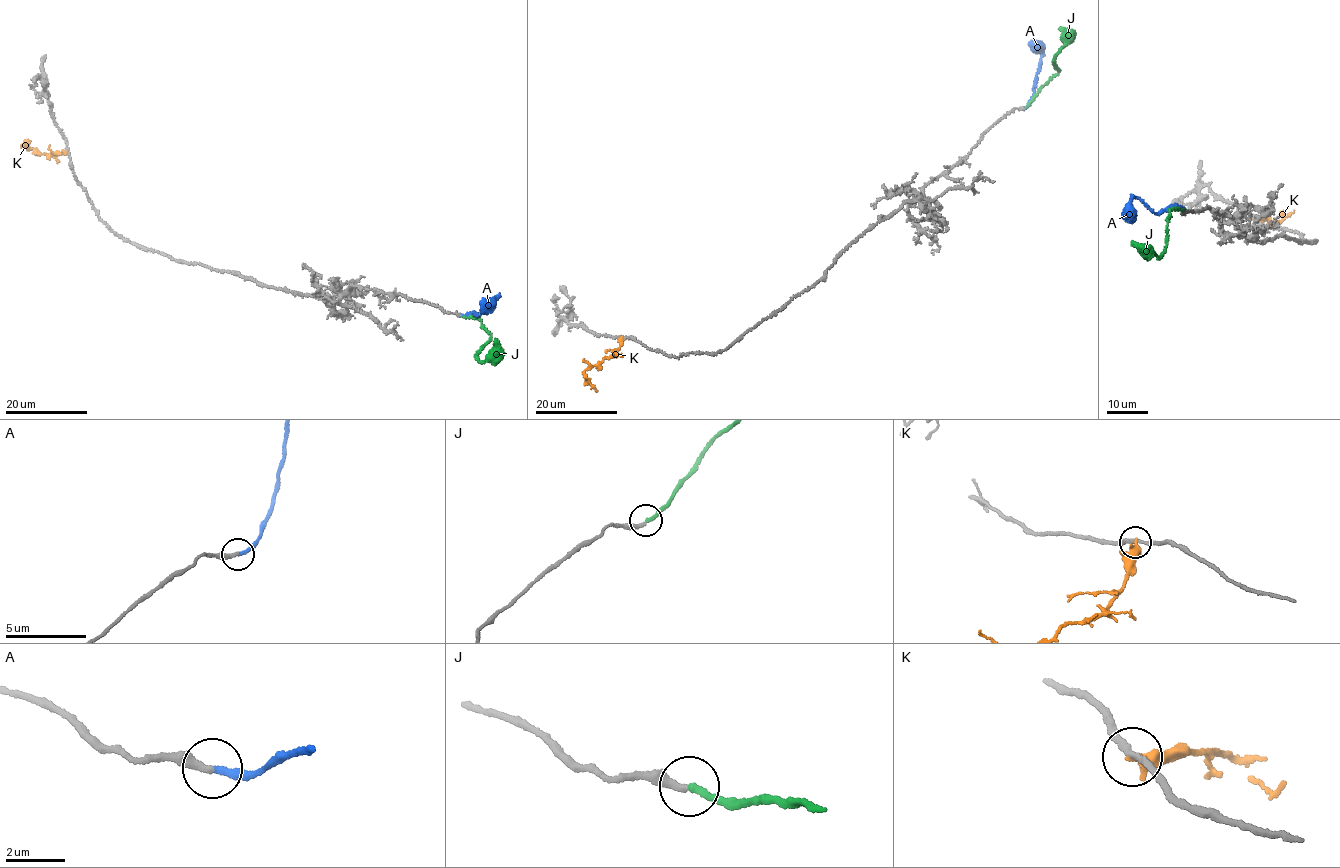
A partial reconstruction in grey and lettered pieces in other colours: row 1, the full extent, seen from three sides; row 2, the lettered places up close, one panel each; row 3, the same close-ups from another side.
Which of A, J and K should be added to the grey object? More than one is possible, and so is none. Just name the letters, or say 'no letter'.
A

